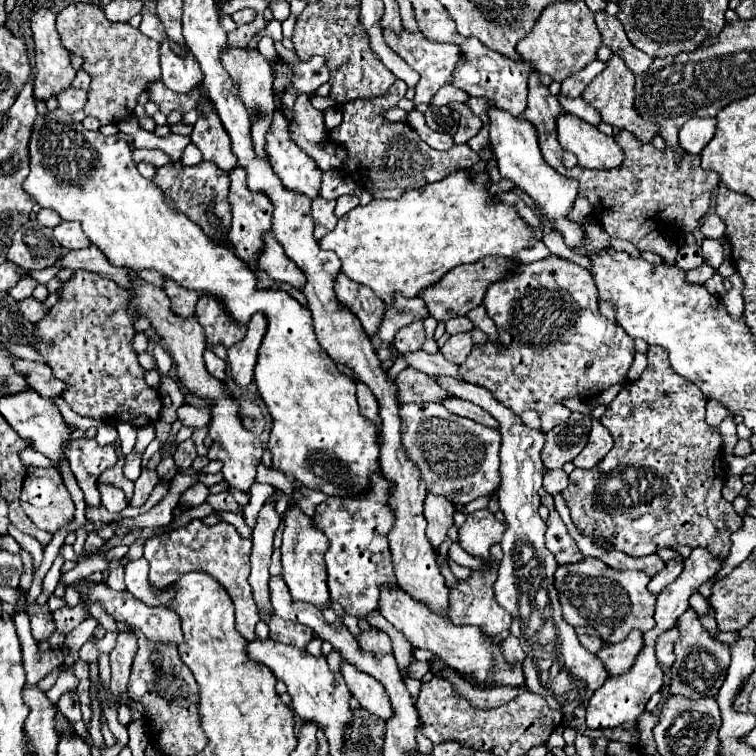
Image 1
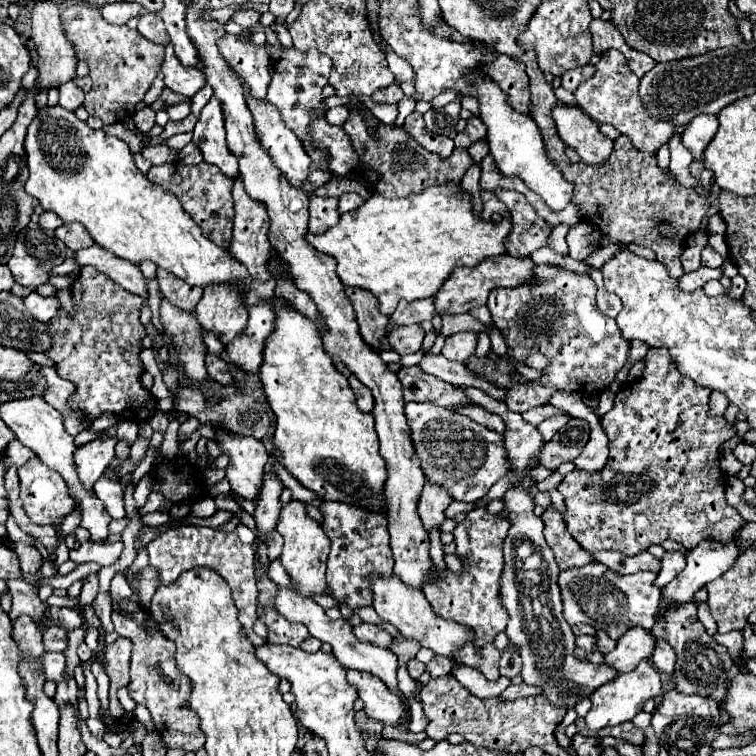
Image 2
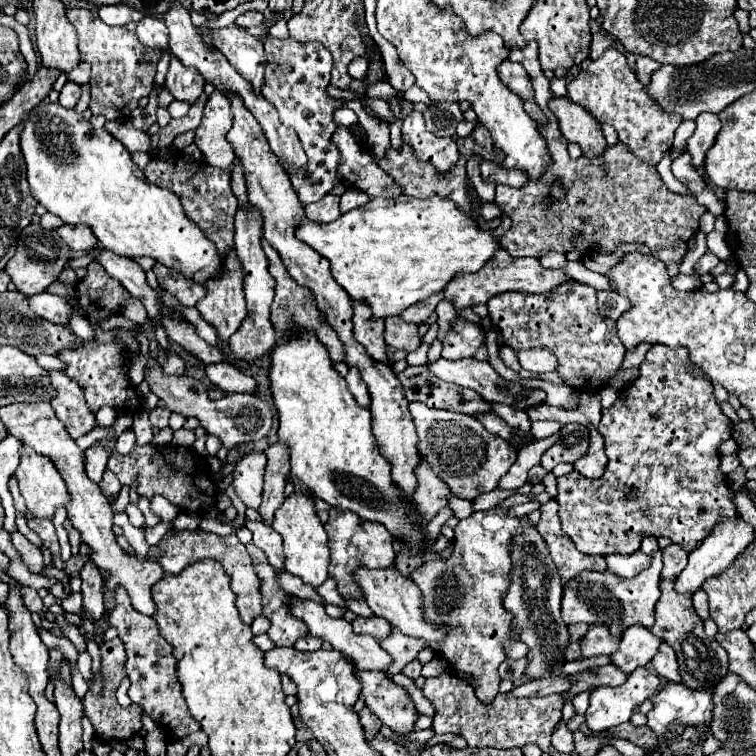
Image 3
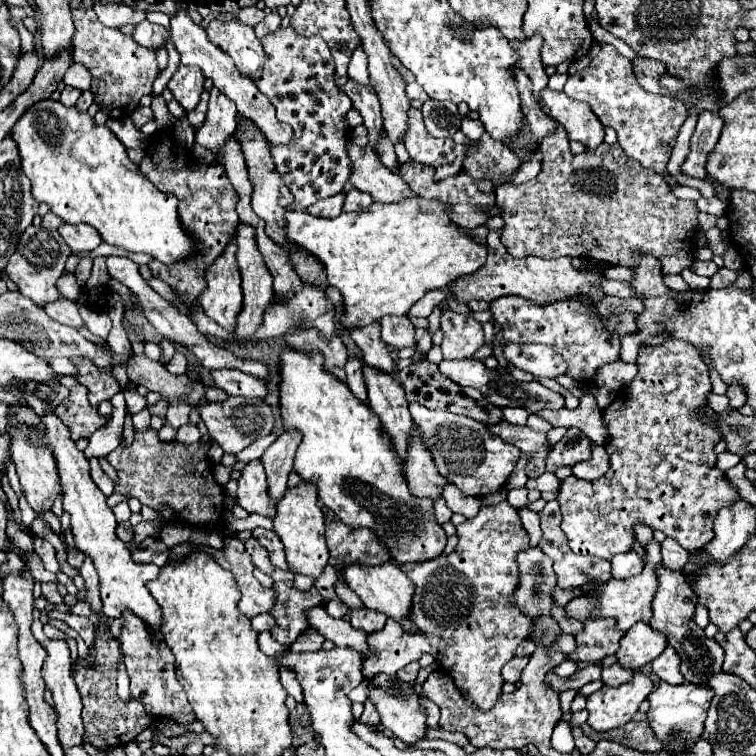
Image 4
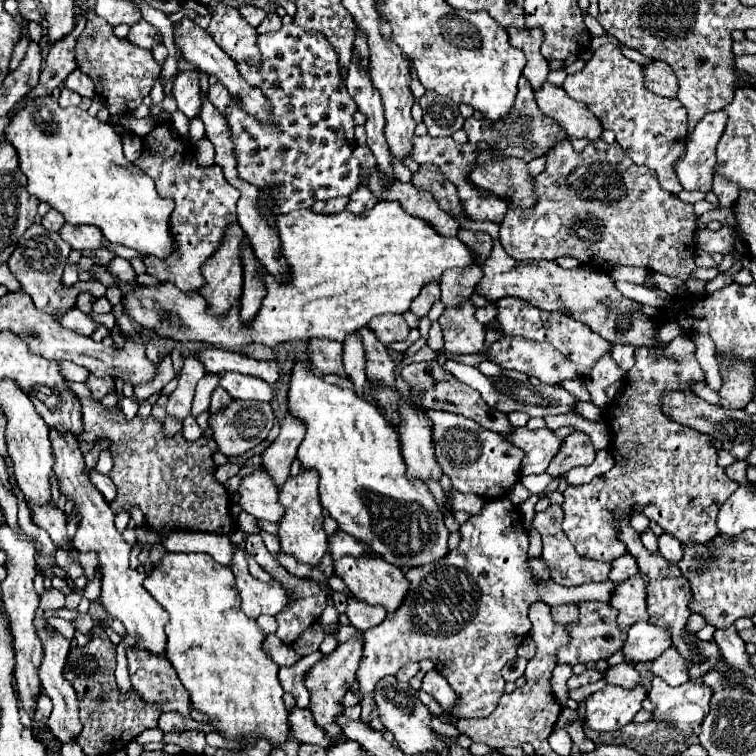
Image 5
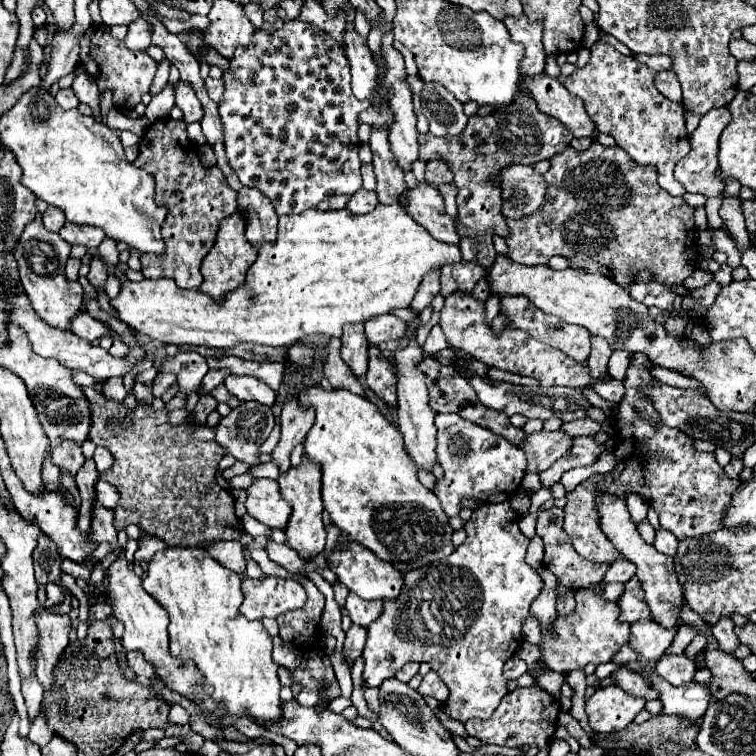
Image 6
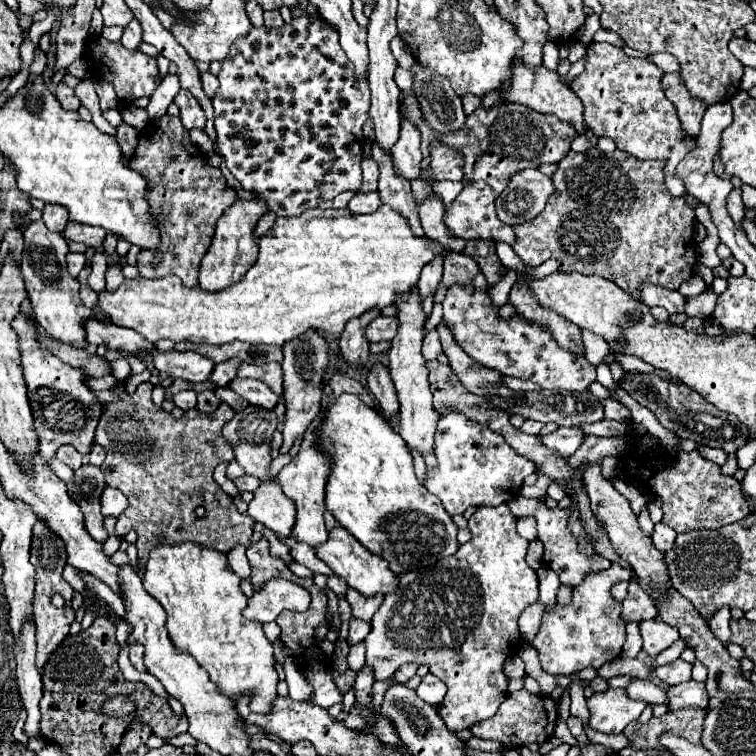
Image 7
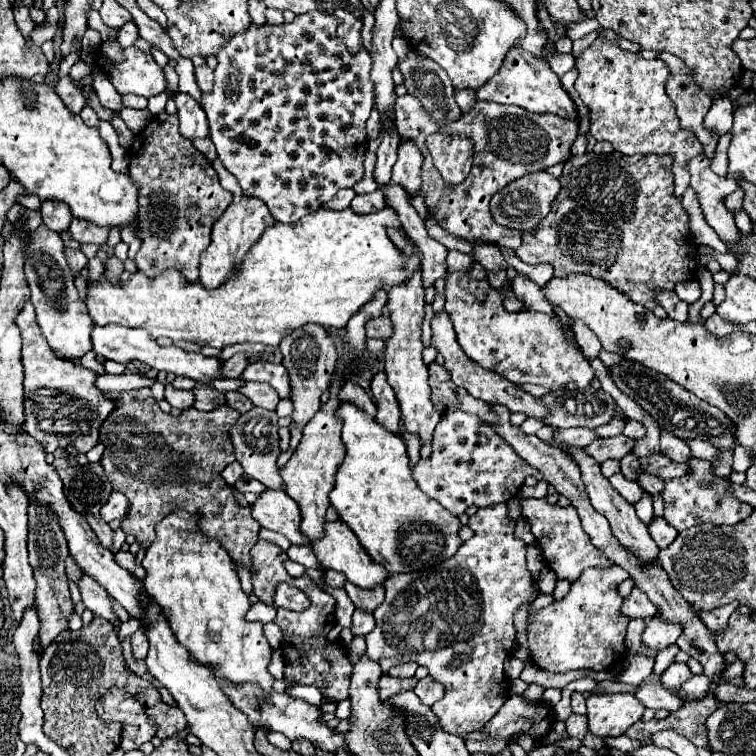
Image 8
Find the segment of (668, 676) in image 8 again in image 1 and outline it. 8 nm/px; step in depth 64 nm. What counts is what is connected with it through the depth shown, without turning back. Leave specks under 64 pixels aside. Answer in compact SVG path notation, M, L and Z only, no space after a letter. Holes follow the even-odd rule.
M676 628L664 632L658 638L656 658L658 658L660 666L672 666L674 664L674 644L676 644L676 640L680 640L680 632L676 632Z

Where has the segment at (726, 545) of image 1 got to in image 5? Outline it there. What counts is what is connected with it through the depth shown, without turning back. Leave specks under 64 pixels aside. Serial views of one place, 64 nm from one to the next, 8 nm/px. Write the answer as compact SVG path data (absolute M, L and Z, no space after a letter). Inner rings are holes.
M676 336L664 348L636 348L634 354L636 364L628 372L624 390L606 410L606 422L612 430L610 452L616 464L590 484L568 484L562 502L562 530L576 552L584 558L604 562L626 554L618 530L622 520L630 520L632 510L654 520L666 534L672 534L682 544L704 544L712 540L718 534L718 510L738 488L738 484L728 480L724 470L718 468L712 438L664 414L662 398L668 392L694 392L698 382L706 384L706 374L696 360L694 342L688 340L688 336Z

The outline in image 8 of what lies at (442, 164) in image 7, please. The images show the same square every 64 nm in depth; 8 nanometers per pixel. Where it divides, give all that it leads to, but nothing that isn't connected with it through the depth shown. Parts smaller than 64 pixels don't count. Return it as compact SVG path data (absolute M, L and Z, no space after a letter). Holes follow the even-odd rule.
M432 134L426 139L426 147L444 180L462 182L468 176L472 166L472 140Z

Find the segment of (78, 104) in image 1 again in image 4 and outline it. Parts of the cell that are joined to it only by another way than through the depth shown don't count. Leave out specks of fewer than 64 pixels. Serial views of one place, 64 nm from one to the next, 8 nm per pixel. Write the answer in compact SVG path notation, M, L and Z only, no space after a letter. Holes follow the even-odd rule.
M66 86L66 88L62 90L62 94L60 94L60 102L62 102L64 106L74 106L78 98L80 98L80 90L76 90L76 88L72 88L72 86Z

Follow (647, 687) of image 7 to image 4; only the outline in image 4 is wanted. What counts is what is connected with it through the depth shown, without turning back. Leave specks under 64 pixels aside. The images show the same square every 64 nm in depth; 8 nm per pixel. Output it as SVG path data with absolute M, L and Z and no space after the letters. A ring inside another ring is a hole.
M612 664L610 668L602 668L602 682L606 686L620 686L620 684L628 682L632 676L634 676L634 672L622 668L620 664Z

